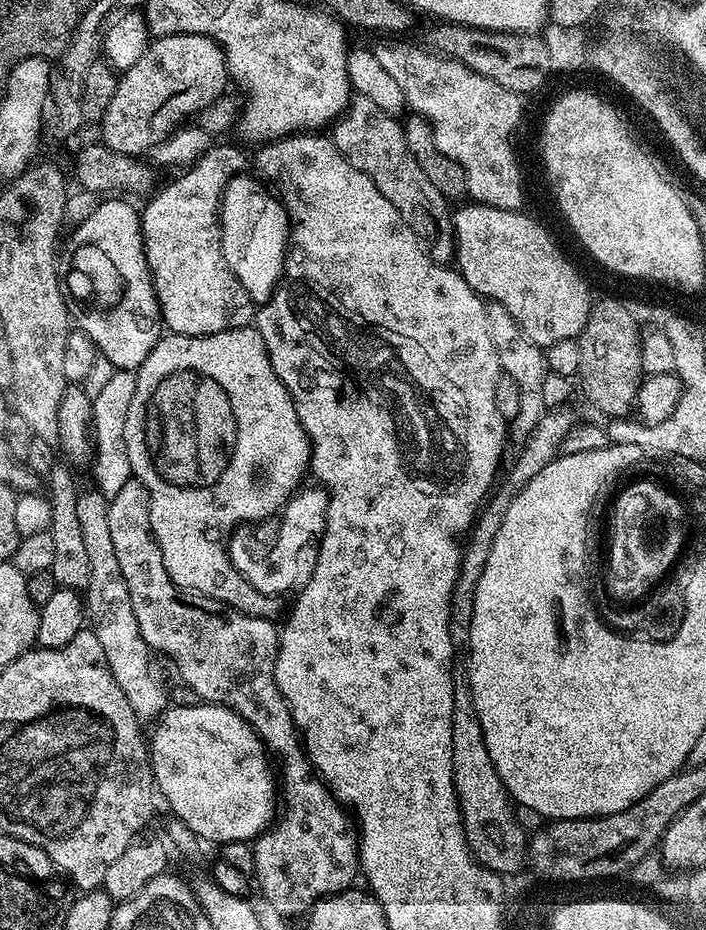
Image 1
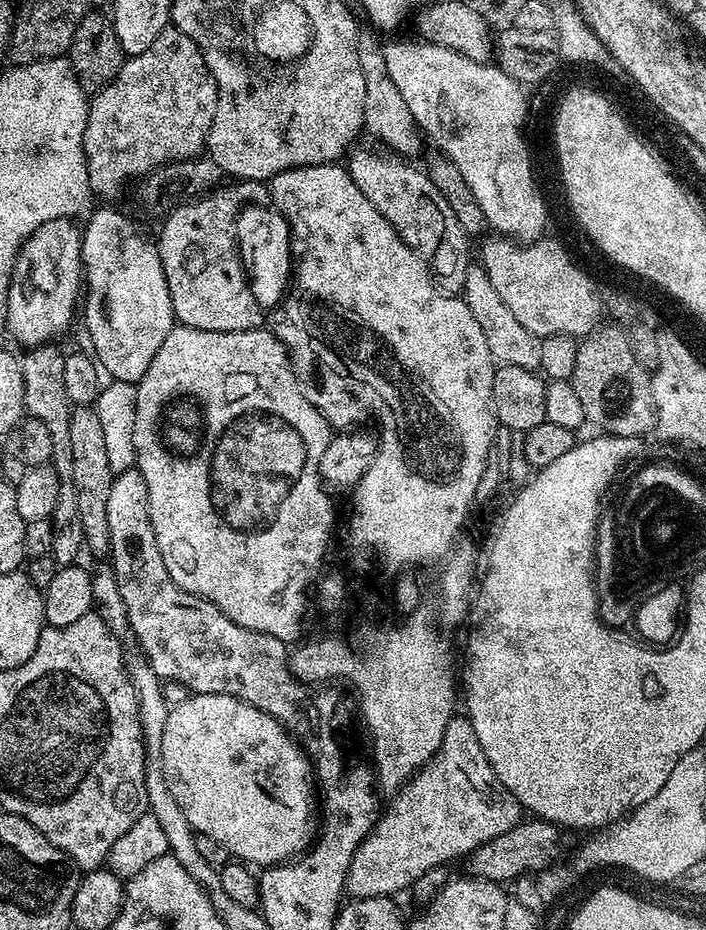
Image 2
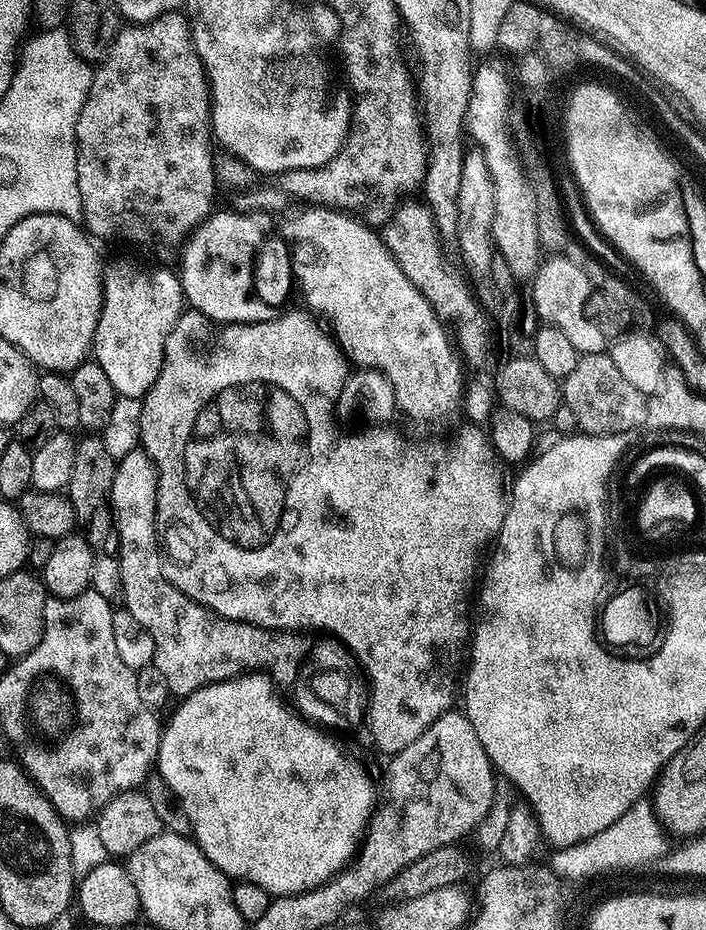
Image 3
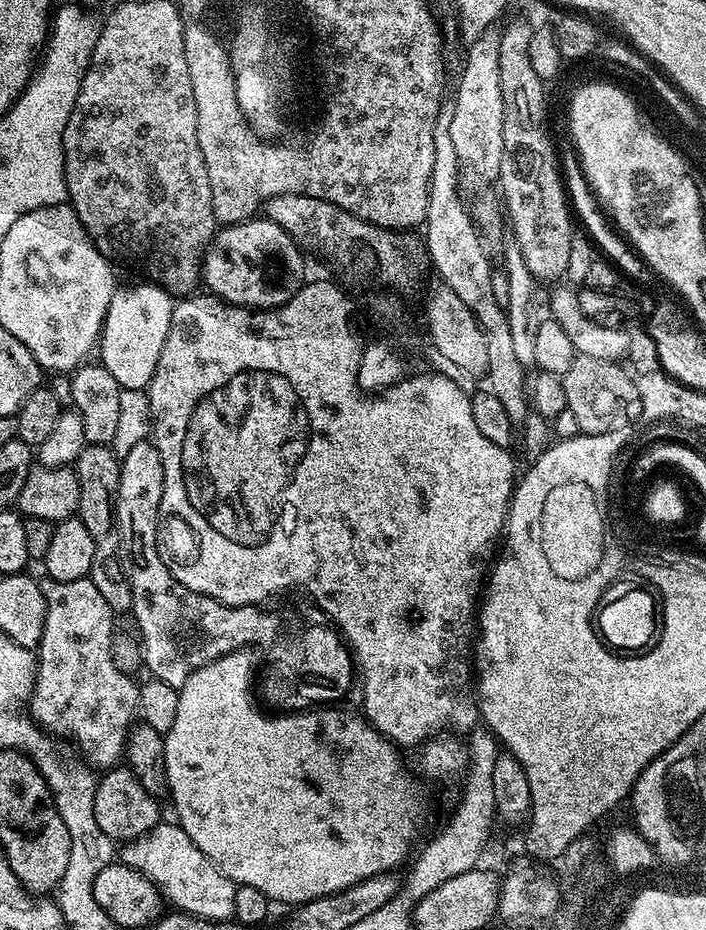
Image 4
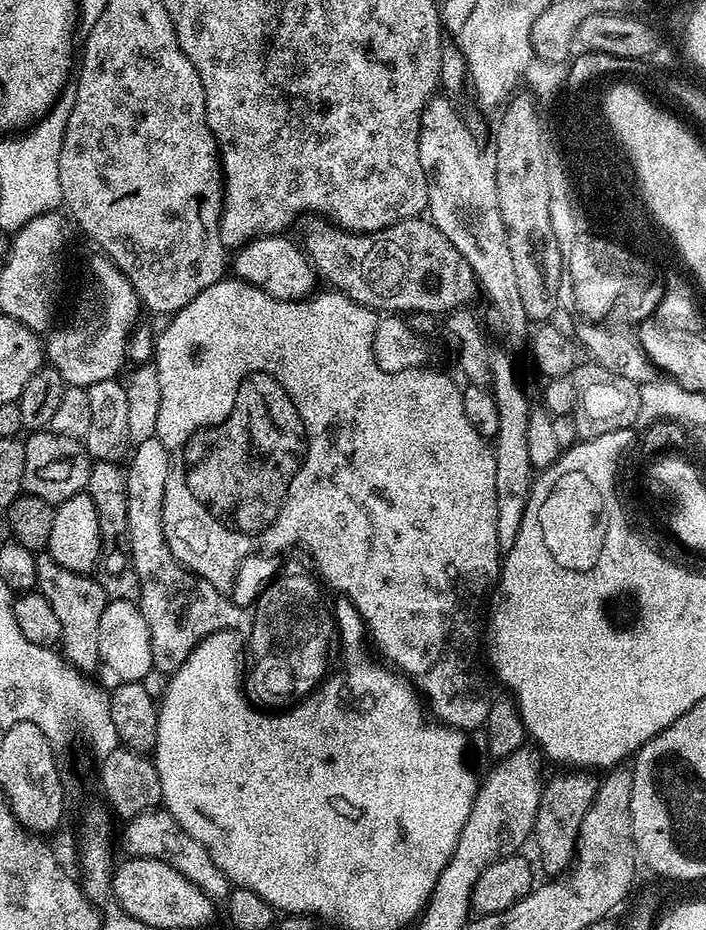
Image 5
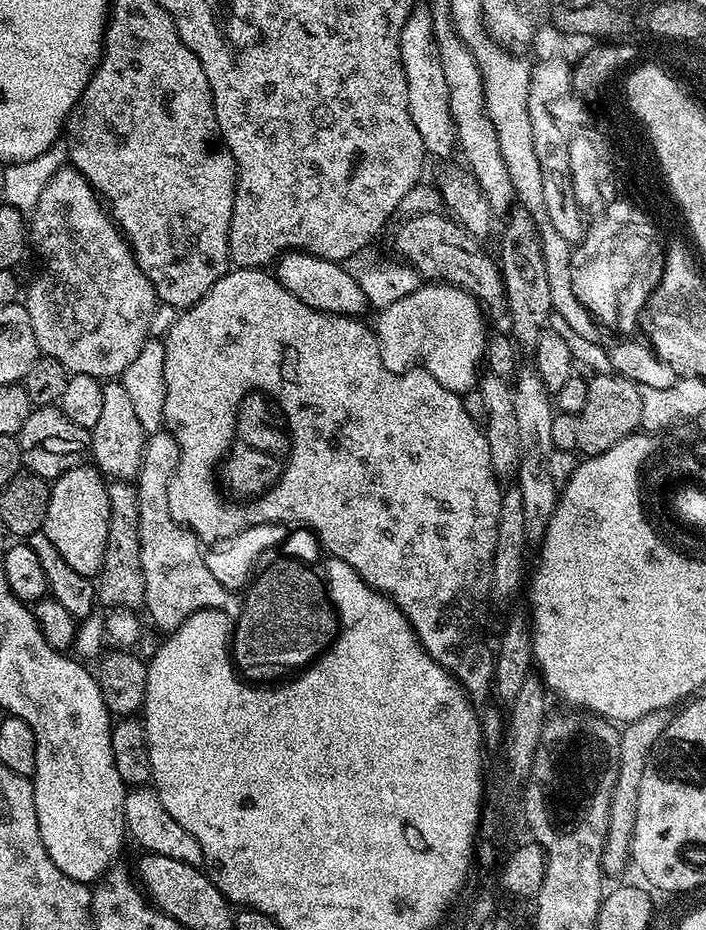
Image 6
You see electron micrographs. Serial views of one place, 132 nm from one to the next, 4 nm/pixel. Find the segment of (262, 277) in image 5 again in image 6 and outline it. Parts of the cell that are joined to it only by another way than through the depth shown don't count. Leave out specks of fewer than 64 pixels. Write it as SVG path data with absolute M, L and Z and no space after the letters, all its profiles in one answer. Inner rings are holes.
M285 252L275 261L274 275L283 288L298 298L298 302L306 302L306 306L319 312L360 318L365 315L364 311L369 311L370 305L366 294L362 294L362 286L354 282L343 263L311 256L309 252Z

